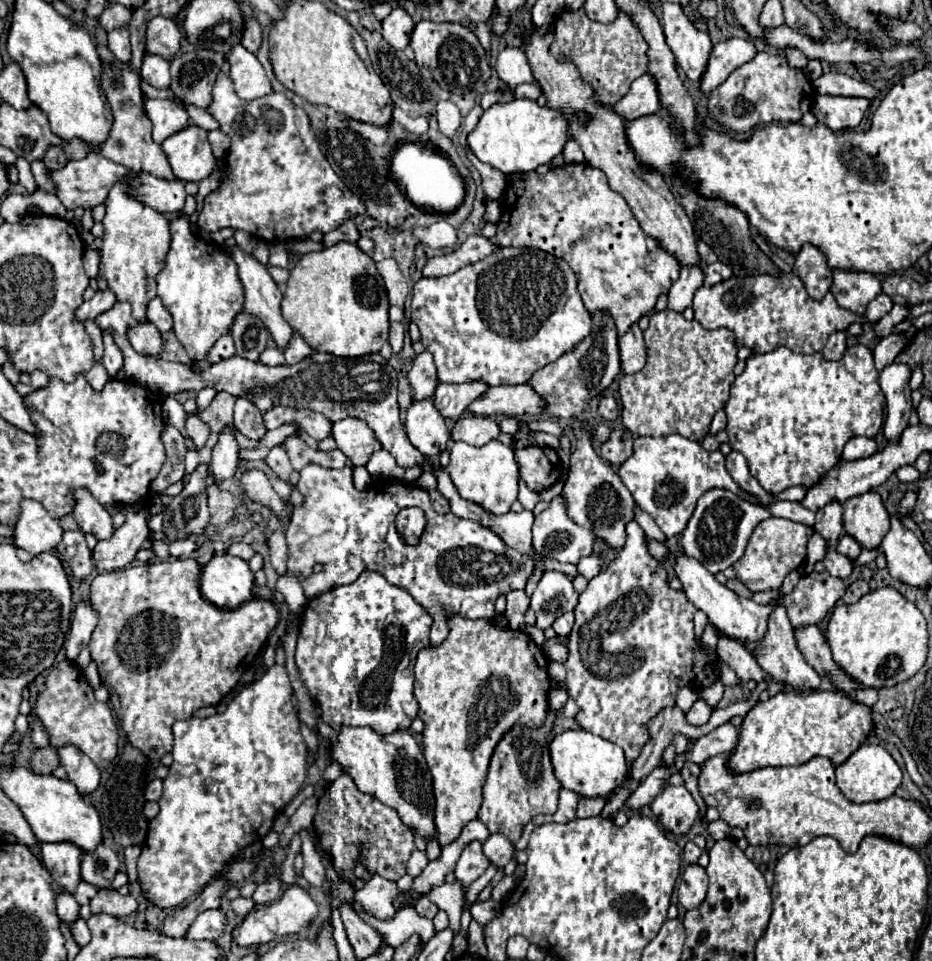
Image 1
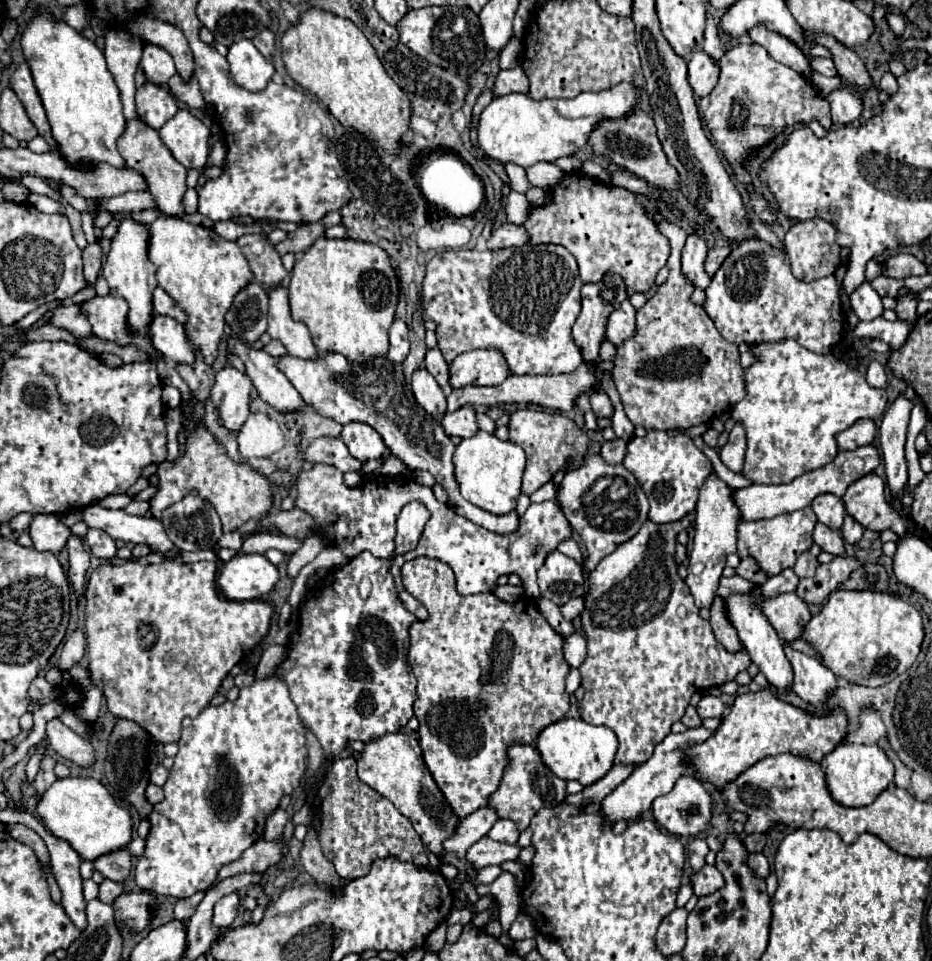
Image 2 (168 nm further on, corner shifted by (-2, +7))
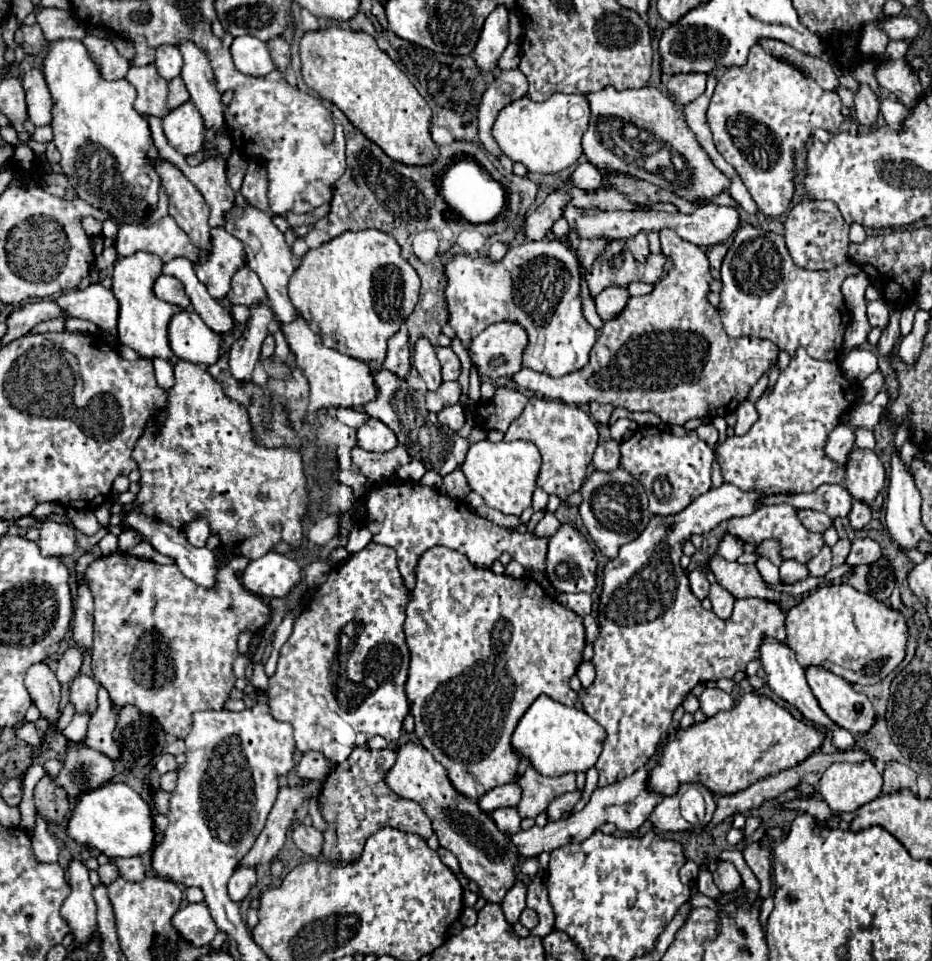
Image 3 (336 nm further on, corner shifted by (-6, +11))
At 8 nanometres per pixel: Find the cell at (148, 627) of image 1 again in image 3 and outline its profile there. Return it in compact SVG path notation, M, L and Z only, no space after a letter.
M110 554L94 560L86 568L86 580L94 596L94 644L92 674L110 694L116 708L126 704L154 716L166 734L186 738L192 726L192 714L198 710L222 710L234 686L232 662L238 656L238 636L260 630L270 620L268 604L248 592L234 570L220 562L216 584L202 588L182 576L176 564L156 564L128 554Z

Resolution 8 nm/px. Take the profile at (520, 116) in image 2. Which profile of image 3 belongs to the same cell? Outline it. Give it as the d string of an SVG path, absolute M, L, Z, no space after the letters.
M552 94L544 102L534 102L528 96L522 96L500 110L492 136L502 152L510 160L522 162L528 172L554 174L572 166L582 156L582 136L588 128L588 120L590 104L584 94Z

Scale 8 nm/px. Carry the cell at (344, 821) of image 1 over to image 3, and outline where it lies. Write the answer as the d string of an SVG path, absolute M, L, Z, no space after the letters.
M354 748L354 752L348 756L346 762L338 764L324 780L318 806L320 814L326 820L328 828L324 830L324 850L322 856L330 862L354 862L362 854L362 848L366 840L390 826L398 828L402 832L418 834L422 840L428 840L432 836L430 818L424 814L422 806L396 796L386 784L384 774L392 764L396 762L396 754L390 748L384 750L370 750L370 748Z

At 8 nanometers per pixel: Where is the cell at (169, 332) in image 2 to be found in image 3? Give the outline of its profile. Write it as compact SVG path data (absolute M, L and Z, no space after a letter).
M192 310L174 314L168 324L168 342L180 360L210 366L220 356L220 340L222 336L212 332Z

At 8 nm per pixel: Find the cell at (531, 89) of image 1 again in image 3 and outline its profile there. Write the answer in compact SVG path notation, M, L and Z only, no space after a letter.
M512 68L512 70L502 70L502 74L482 94L482 102L478 108L478 136L480 136L480 142L484 144L484 148L496 158L502 156L502 150L498 148L498 144L492 138L492 124L494 124L498 112L506 104L526 96L526 92L528 92L526 76L522 76L520 68Z

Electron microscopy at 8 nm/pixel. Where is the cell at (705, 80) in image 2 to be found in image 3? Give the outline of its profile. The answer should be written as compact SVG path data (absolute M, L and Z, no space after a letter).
M680 72L678 76L670 76L666 88L680 104L690 104L706 90L706 74L704 72Z

